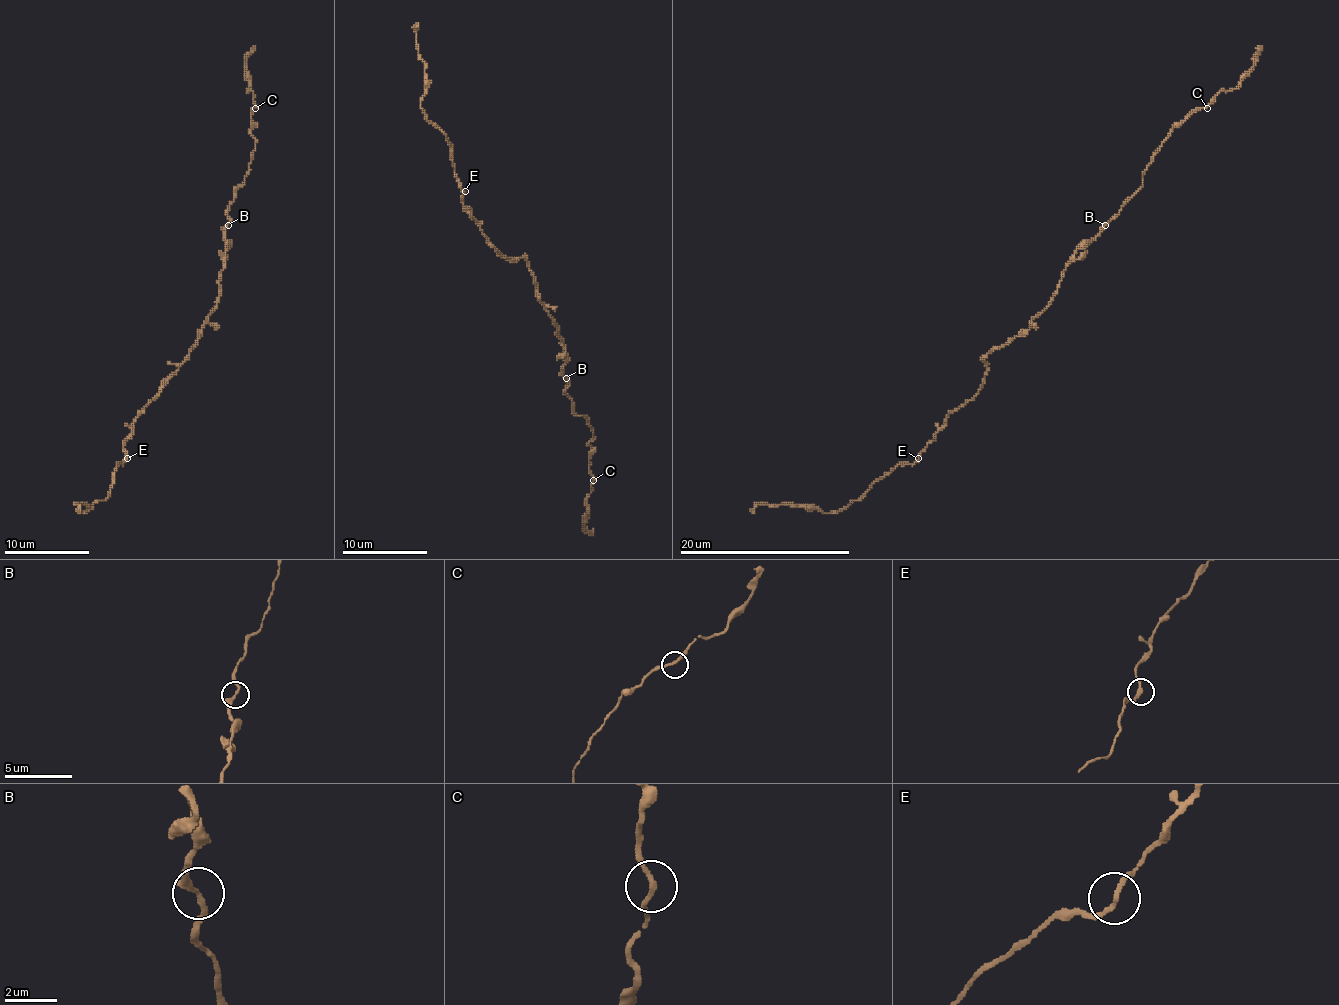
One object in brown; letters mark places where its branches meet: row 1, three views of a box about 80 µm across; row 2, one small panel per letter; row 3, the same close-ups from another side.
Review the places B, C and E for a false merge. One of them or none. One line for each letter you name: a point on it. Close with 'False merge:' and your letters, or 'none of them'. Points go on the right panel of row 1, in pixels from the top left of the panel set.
False merge: none of them

